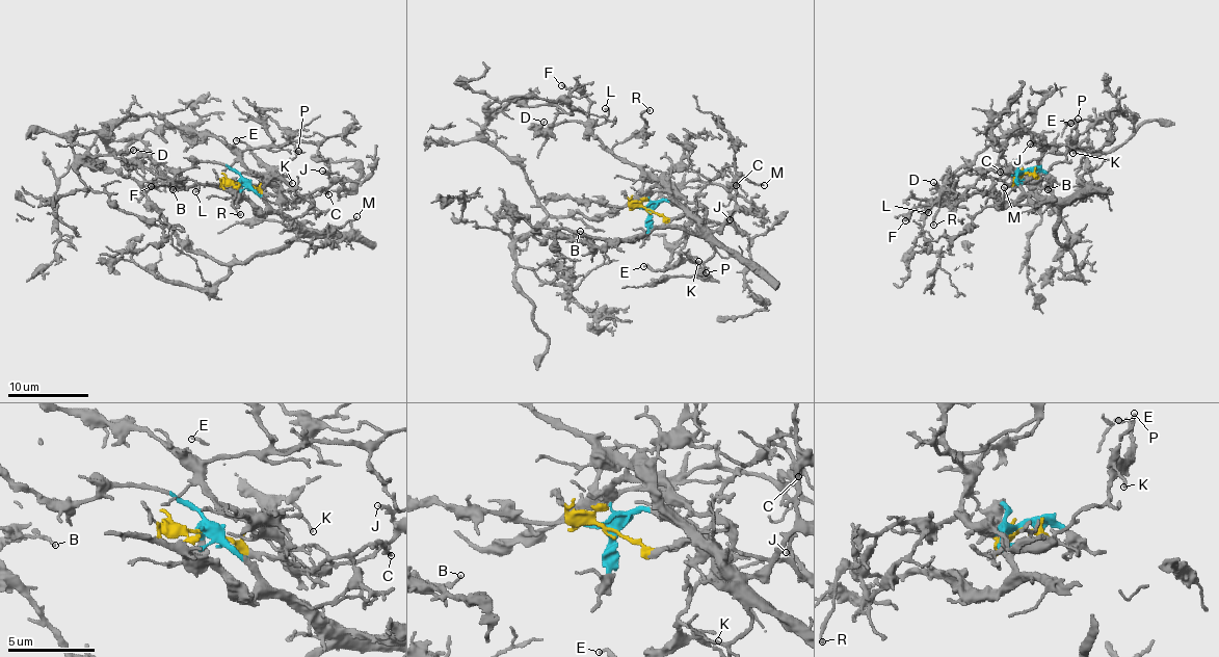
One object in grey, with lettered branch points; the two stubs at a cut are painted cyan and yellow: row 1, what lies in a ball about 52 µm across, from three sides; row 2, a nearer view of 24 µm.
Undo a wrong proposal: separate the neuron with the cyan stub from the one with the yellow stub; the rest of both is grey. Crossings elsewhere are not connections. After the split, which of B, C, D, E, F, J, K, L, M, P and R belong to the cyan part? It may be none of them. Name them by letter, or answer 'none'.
B, D, F, L, M, R

